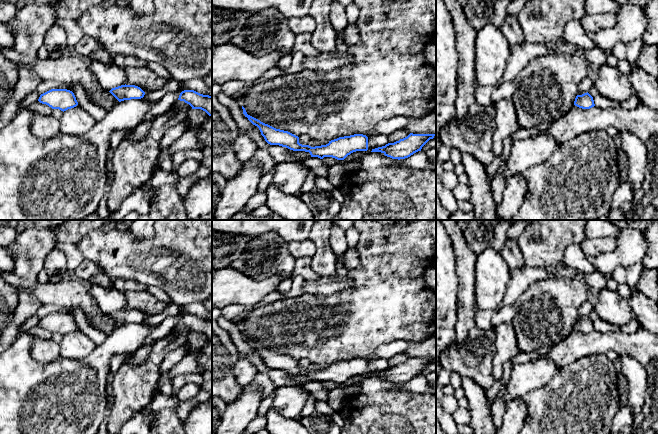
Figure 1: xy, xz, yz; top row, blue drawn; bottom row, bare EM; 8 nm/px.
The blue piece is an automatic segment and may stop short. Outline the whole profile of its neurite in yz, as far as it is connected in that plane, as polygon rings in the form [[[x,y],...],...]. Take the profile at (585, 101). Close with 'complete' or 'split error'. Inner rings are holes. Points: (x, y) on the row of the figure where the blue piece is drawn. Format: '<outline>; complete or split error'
[[[588,92],[582,95],[577,95],[574,105],[582,109],[590,109],[595,106],[593,97]]]; complete

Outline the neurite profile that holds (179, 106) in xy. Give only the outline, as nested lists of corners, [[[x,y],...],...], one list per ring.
[[[178,100],[176,103],[174,103],[169,108],[169,110],[166,113],[169,114],[171,111],[173,111],[176,114],[176,113],[178,113],[180,111],[183,111],[183,110],[184,111],[189,111],[191,109],[192,109],[192,107],[189,104],[185,103],[184,101]]]

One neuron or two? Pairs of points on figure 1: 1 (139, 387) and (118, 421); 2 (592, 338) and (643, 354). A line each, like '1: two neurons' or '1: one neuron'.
1: one neuron
2: one neuron

